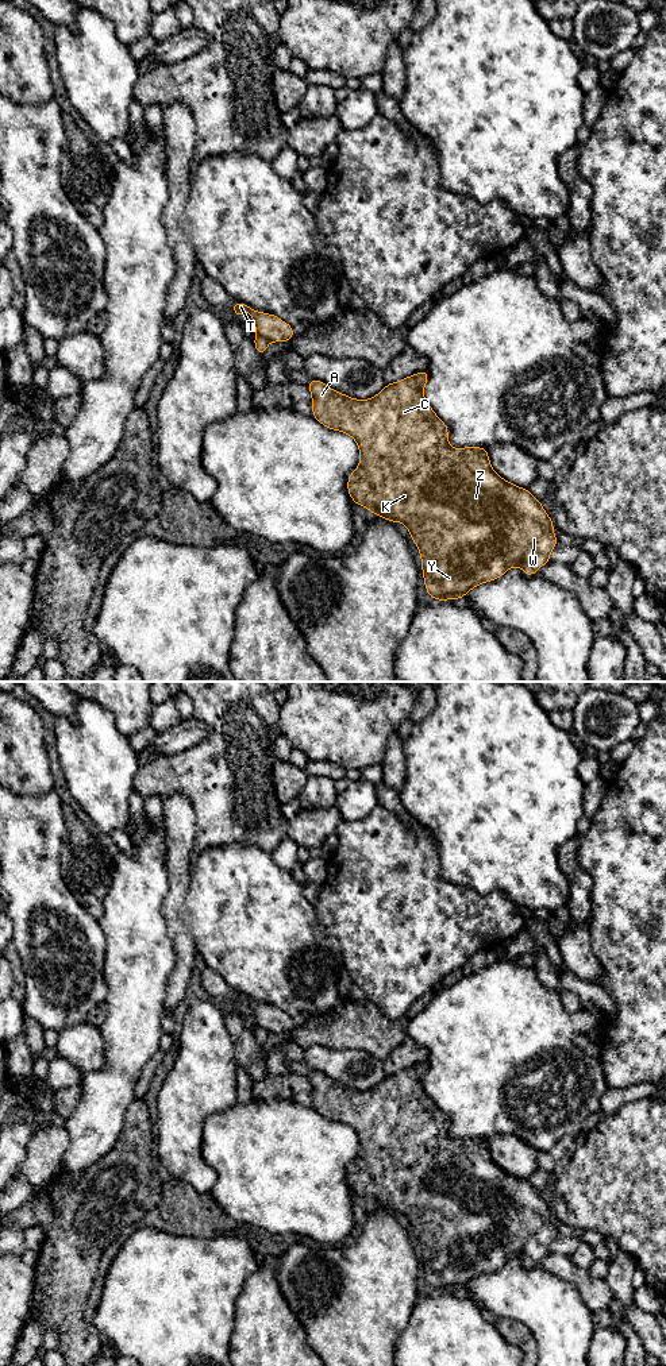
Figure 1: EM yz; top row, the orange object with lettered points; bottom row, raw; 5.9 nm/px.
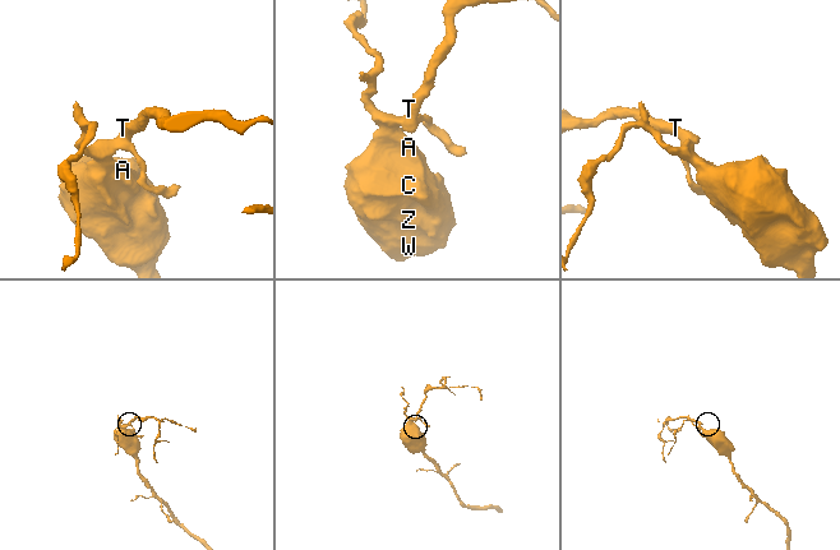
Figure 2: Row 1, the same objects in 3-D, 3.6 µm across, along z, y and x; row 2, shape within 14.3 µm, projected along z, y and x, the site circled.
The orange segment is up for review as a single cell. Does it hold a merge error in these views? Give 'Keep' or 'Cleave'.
Cleave

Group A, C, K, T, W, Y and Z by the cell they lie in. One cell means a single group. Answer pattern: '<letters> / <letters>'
A C K W Y Z / T

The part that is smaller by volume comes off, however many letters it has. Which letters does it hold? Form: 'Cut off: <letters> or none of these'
Cut off: T

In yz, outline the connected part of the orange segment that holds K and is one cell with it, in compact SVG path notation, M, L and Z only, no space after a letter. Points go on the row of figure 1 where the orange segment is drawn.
M423 370L413 375L409 375L401 381L386 383L385 387L372 398L357 400L343 393L331 389L328 385L319 379L312 379L307 385L311 391L312 400L312 417L315 417L323 427L344 432L353 437L359 449L359 464L351 471L347 478L347 491L355 505L366 508L370 513L377 514L390 522L401 522L407 526L412 541L416 544L420 552L421 572L424 578L424 586L427 594L435 601L462 599L470 590L478 584L493 582L501 578L509 568L520 567L527 576L532 576L540 567L547 564L550 560L551 551L558 544L557 535L554 533L554 522L546 513L542 502L536 499L531 491L526 487L519 487L504 478L501 478L490 466L488 449L484 447L463 447L453 448L449 444L449 428L436 416L434 409L428 405L424 398L424 386L428 381L430 373Z

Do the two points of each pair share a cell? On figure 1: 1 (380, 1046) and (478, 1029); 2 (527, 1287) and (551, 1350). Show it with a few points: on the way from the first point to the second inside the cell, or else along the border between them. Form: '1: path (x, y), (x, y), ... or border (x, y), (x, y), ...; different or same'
1: border (408, 1019), (407, 1034); different
2: path (542, 1303), (551, 1312), (551, 1334); same

